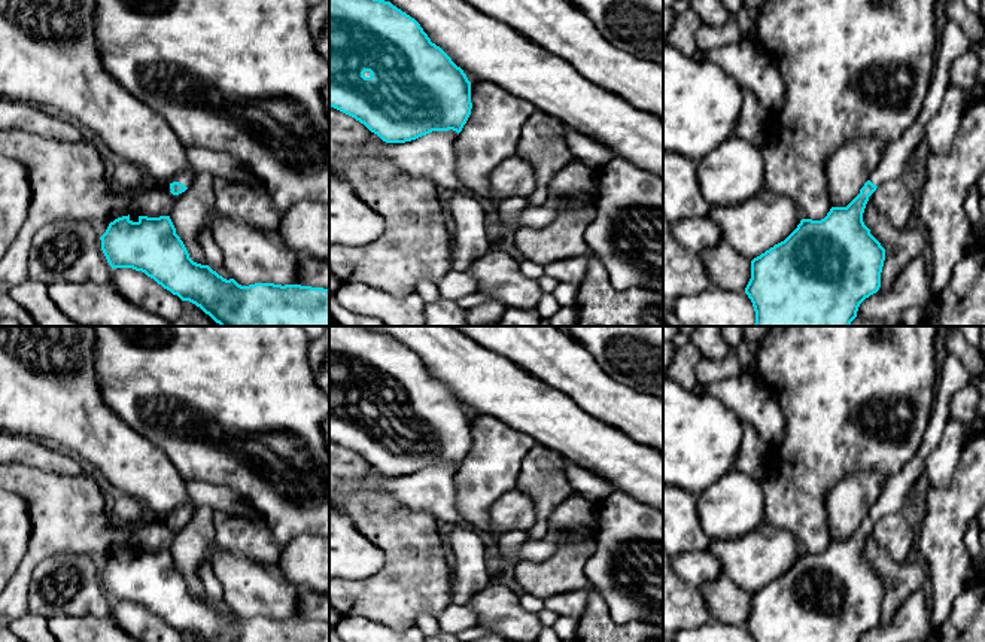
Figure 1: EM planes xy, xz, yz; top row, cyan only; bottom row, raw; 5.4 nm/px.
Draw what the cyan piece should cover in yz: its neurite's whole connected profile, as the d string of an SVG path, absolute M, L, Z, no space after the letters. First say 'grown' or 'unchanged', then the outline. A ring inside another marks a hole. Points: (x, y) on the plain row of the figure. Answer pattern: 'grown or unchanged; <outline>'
grown; M948 353L939 366L930 426L916 454L899 474L888 478L878 500L846 541L832 541L821 554L802 553L784 575L751 594L751 612L745 627L754 642L858 642L879 624L885 582L863 556L866 538L879 518L902 511L908 493L924 472L925 459L943 436L952 395L966 386L976 387L981 398L985 398L982 375L975 375L955 355Z

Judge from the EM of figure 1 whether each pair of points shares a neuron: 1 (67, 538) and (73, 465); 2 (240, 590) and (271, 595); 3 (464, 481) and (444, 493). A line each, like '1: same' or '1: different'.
1: different
2: same
3: different

